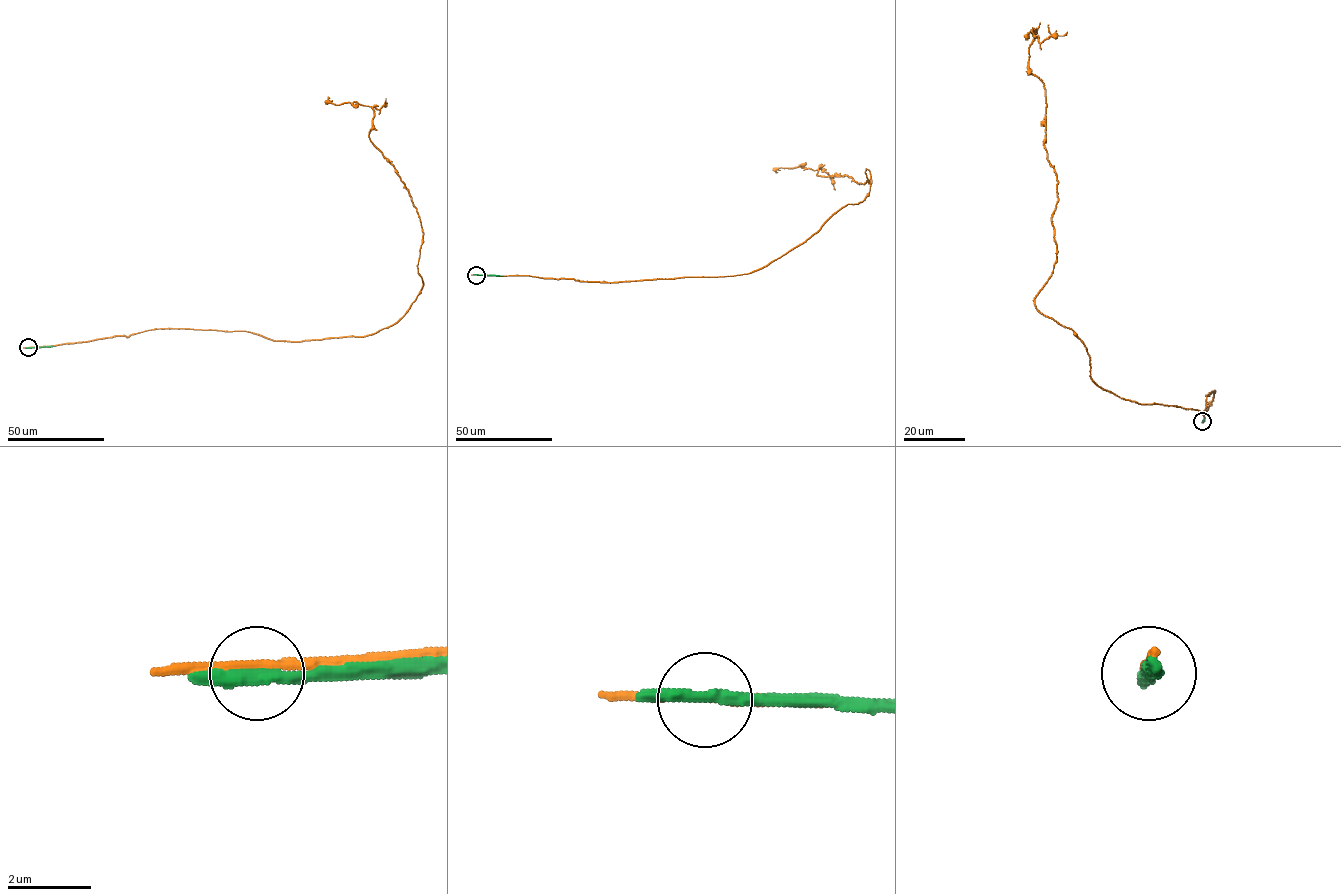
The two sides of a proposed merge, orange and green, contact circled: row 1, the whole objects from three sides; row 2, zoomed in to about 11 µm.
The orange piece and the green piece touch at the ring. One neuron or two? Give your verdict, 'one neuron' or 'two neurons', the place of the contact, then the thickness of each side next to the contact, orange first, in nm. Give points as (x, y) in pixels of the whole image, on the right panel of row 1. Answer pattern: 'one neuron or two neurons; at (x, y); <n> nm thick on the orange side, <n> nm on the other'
two neurons; at (1202, 421); 200 nm thick on the orange side, 300 nm on the other

